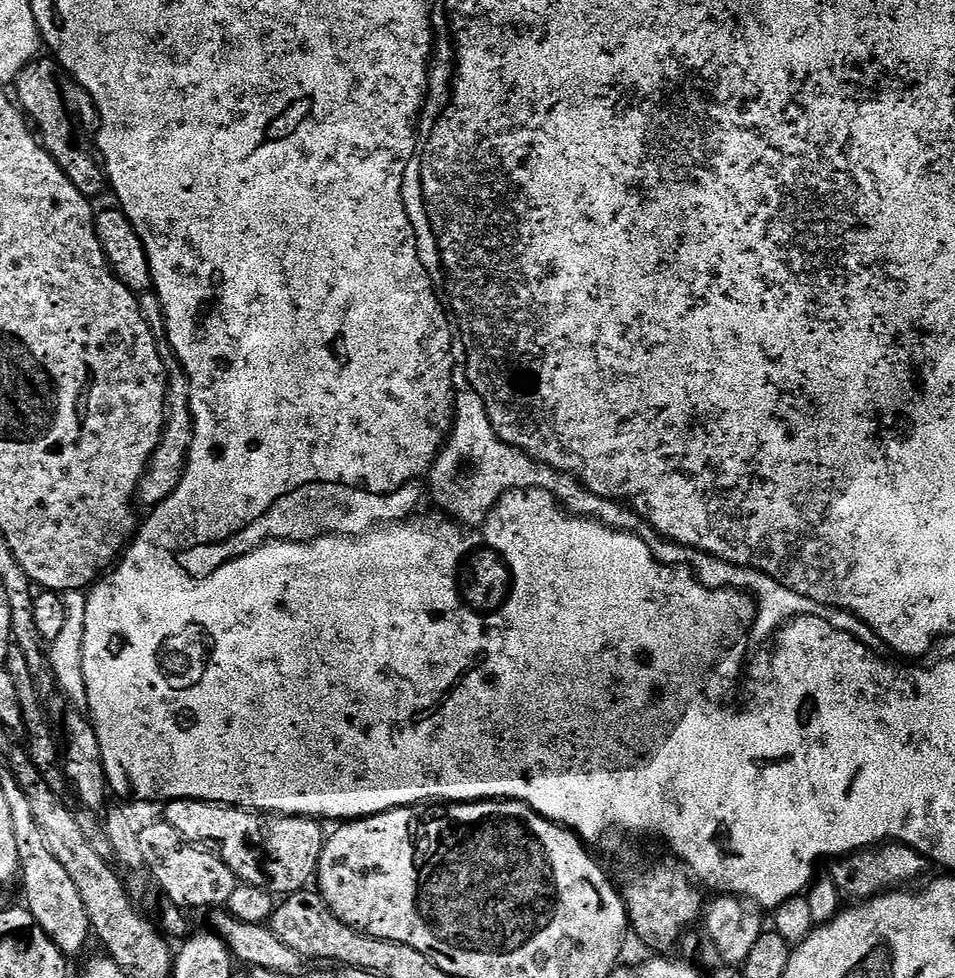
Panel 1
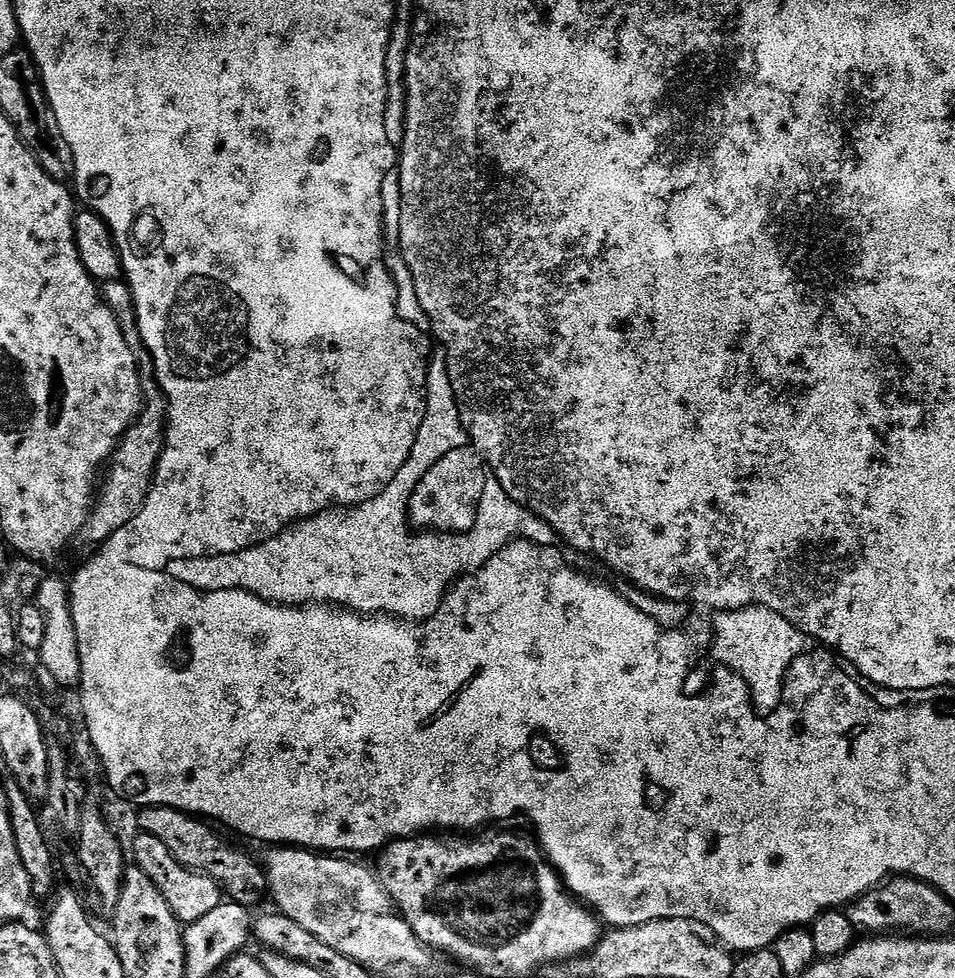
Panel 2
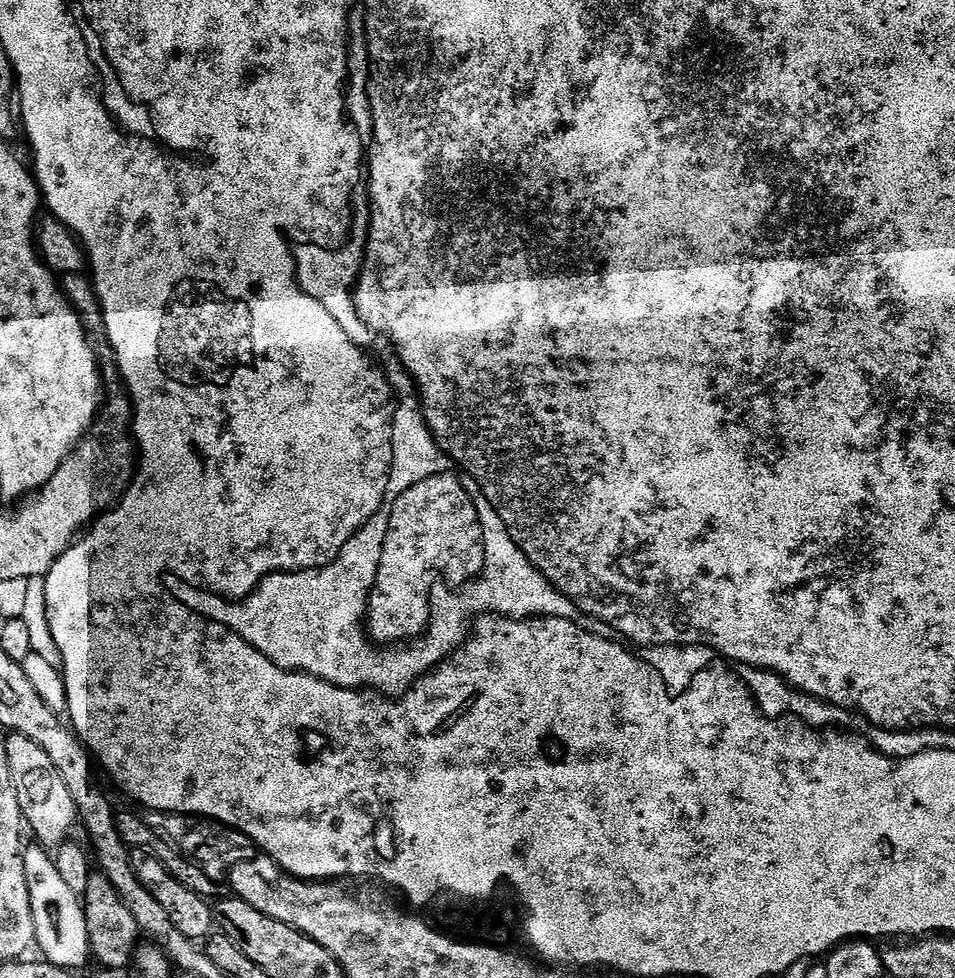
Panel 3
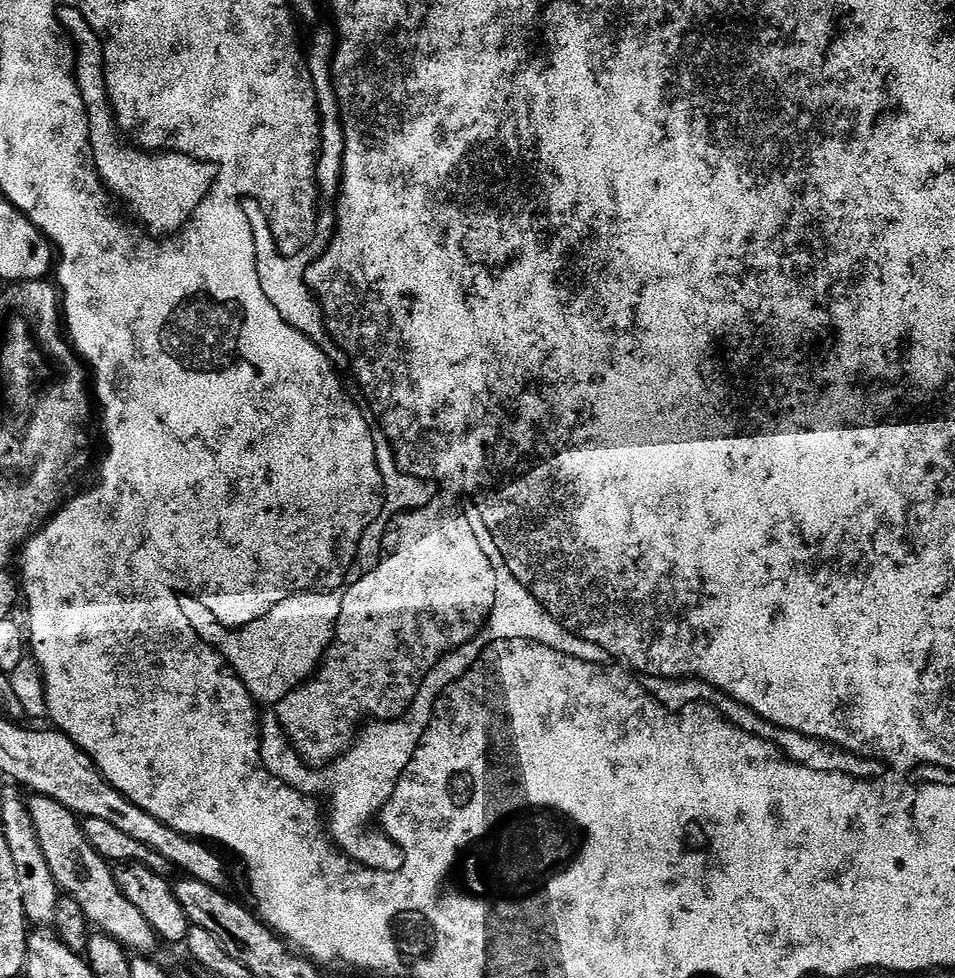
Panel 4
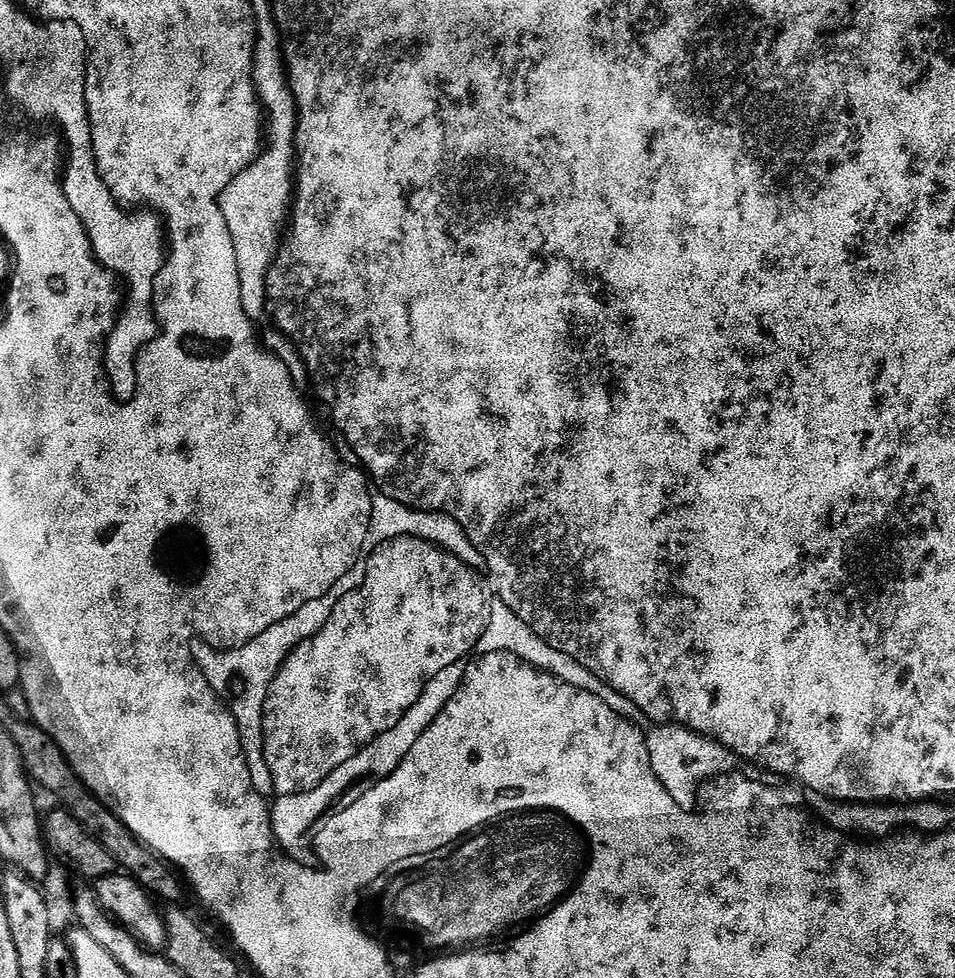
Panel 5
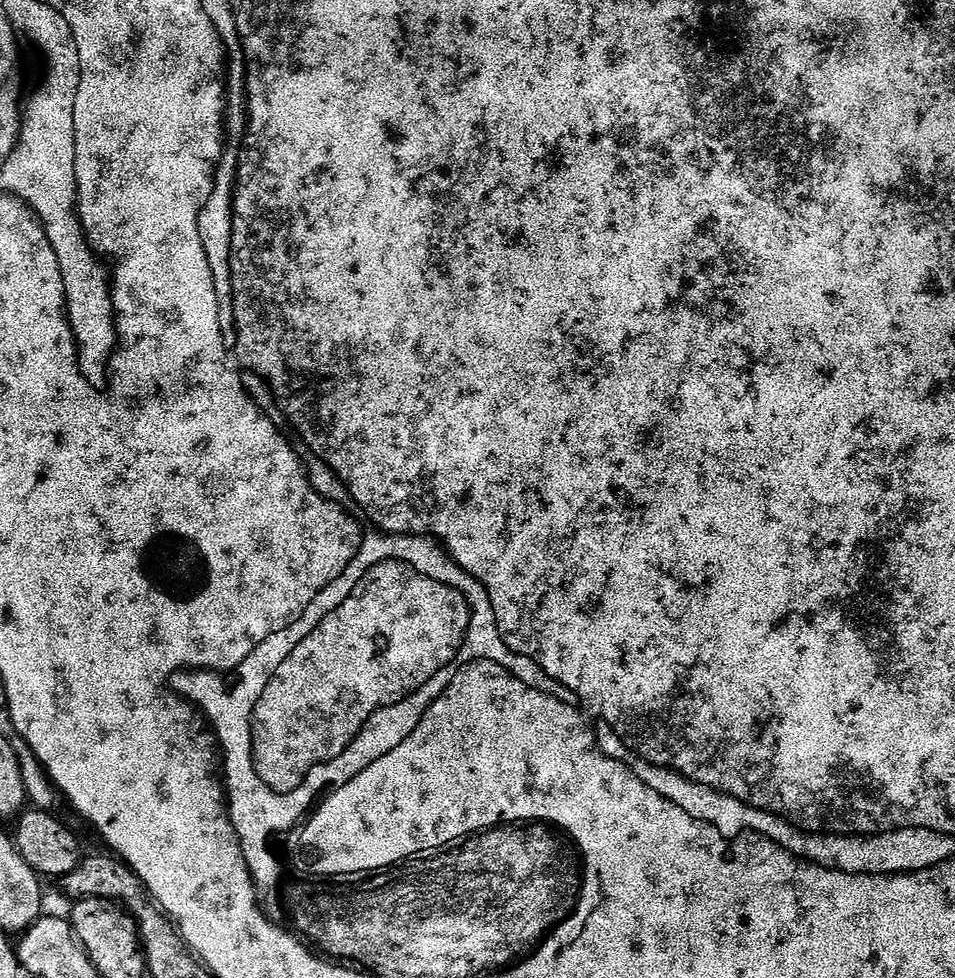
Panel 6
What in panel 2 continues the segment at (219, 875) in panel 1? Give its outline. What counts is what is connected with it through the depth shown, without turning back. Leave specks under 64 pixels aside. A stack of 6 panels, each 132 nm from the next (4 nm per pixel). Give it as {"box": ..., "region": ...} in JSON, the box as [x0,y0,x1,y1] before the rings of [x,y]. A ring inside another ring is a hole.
{"box":[130,832,222,926],"region":[[[140,832],[130,844],[130,856],[131,859],[133,856],[134,864],[145,872],[154,885],[158,886],[162,897],[166,898],[170,910],[173,911],[181,925],[187,926],[198,922],[200,918],[210,914],[210,910],[214,910],[214,906],[222,903],[220,884],[214,882],[214,878],[210,878],[206,874],[182,866],[182,862],[178,862],[174,858],[174,854],[170,854],[170,850],[166,850],[165,844],[158,842],[158,838]]]}

